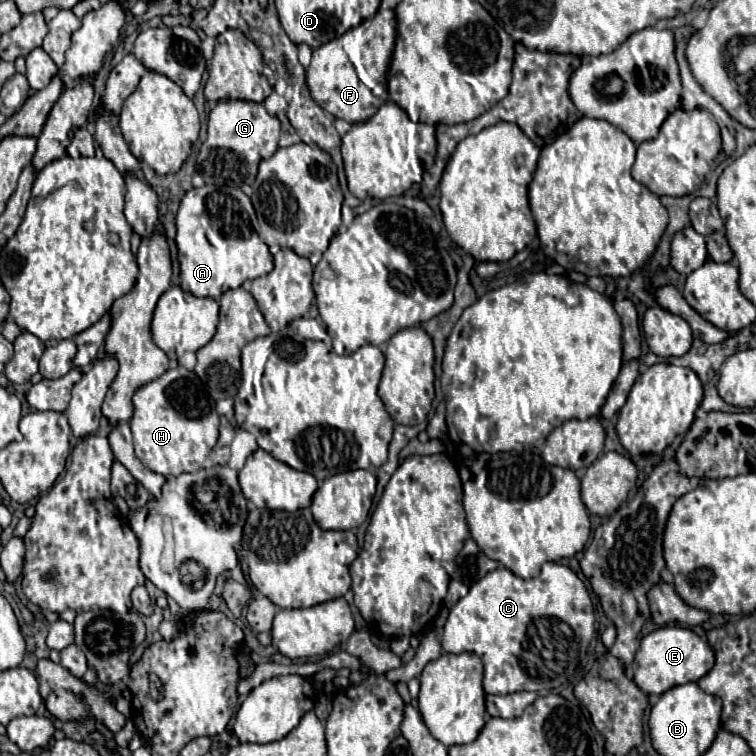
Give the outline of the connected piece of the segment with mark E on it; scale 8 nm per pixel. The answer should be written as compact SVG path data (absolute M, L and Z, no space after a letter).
M665 626L641 640L633 662L633 680L645 694L663 694L673 686L697 682L713 668L713 662L713 650L693 630L681 626Z

